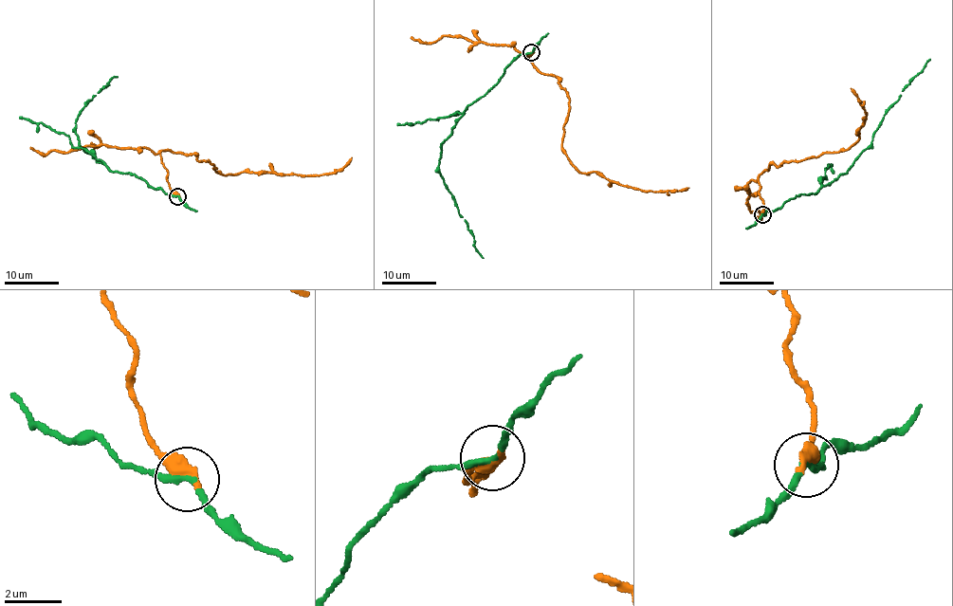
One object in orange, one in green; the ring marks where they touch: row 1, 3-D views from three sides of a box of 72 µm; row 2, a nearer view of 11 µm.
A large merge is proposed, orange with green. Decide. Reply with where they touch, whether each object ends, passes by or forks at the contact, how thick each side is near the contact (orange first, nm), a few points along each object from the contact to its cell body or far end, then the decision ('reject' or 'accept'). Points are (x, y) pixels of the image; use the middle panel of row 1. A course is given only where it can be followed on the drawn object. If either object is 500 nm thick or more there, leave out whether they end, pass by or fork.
place (531, 52); calibres 550 and 190 nm; course orange (531, 53), (533, 64), (558, 78), (569, 99), (562, 151), (579, 172), (652, 192), (688, 188); course green (531, 52), (513, 58), (498, 82), (465, 111), (441, 148), (439, 174), (483, 258); reject

